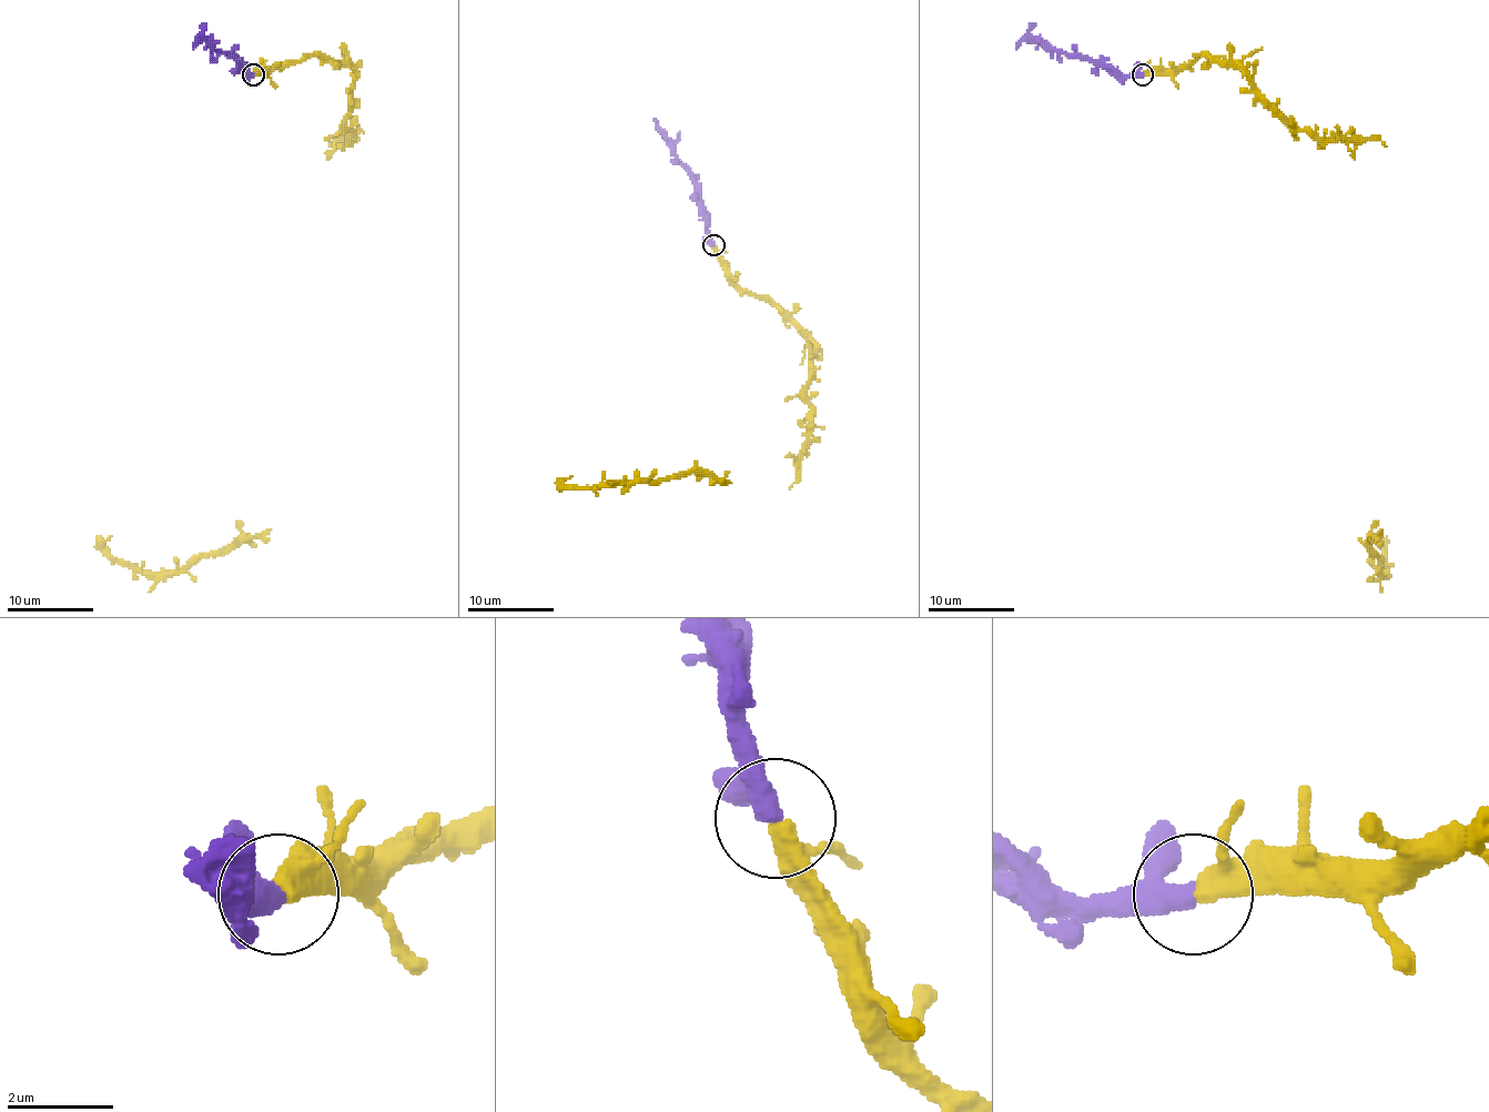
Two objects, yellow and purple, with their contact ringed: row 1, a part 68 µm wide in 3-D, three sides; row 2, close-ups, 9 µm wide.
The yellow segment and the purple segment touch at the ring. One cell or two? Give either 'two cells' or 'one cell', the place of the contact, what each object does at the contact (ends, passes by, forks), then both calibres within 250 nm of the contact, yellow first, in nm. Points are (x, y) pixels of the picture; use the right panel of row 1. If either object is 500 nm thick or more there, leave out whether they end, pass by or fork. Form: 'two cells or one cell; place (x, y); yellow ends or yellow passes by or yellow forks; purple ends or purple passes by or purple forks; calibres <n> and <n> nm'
one cell; place (1143, 74); yellow passes by; purple passes by; calibres 340 and 320 nm

